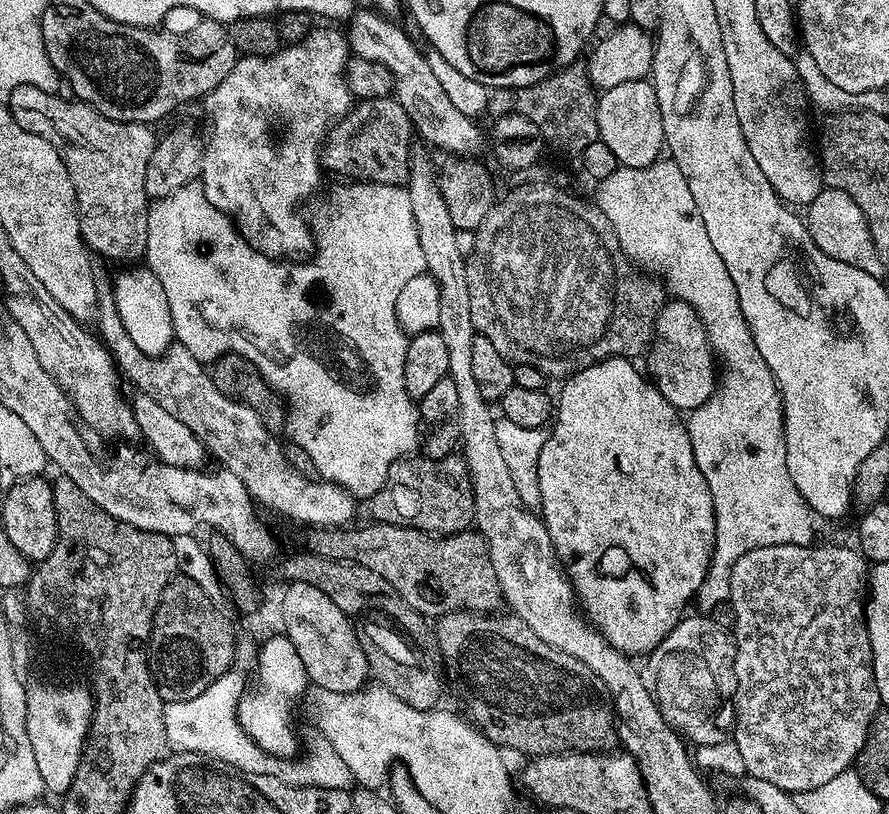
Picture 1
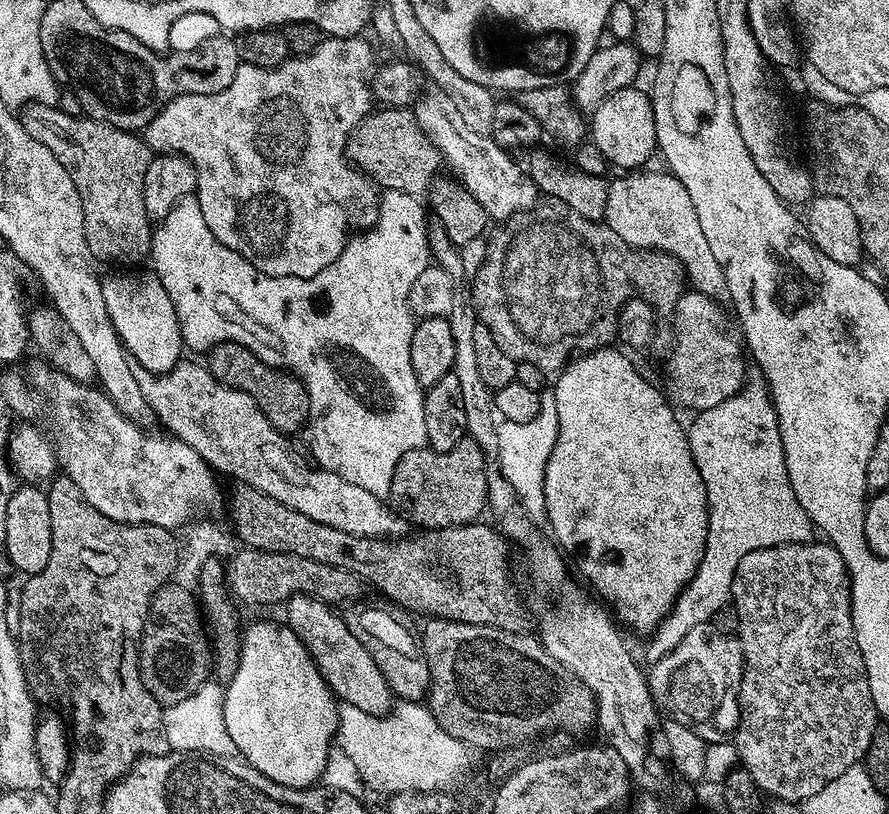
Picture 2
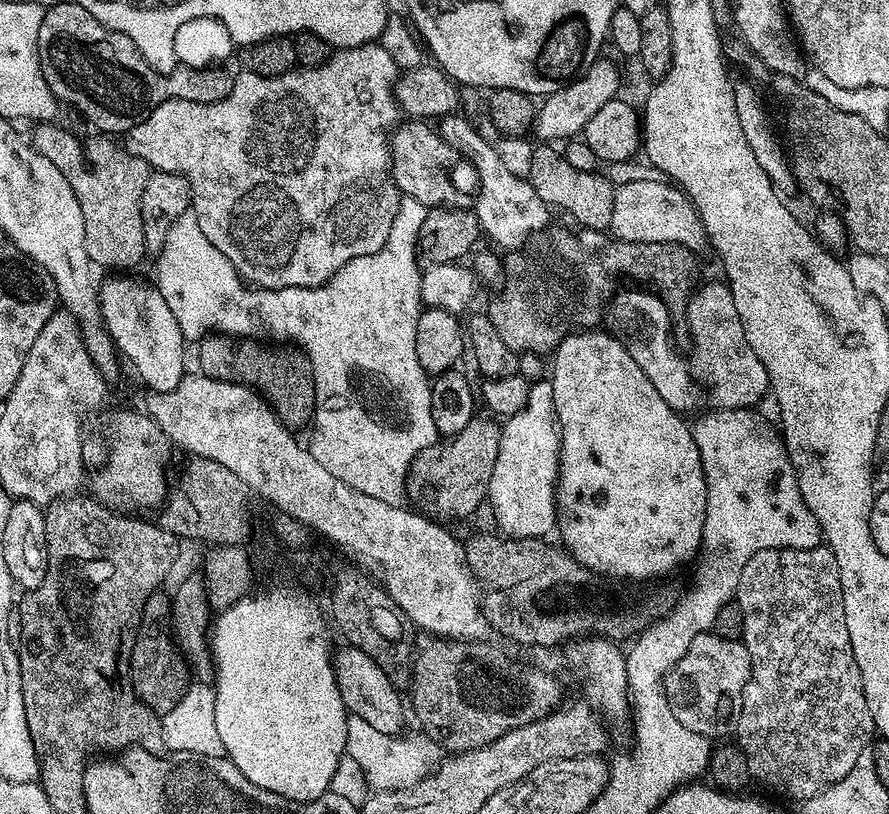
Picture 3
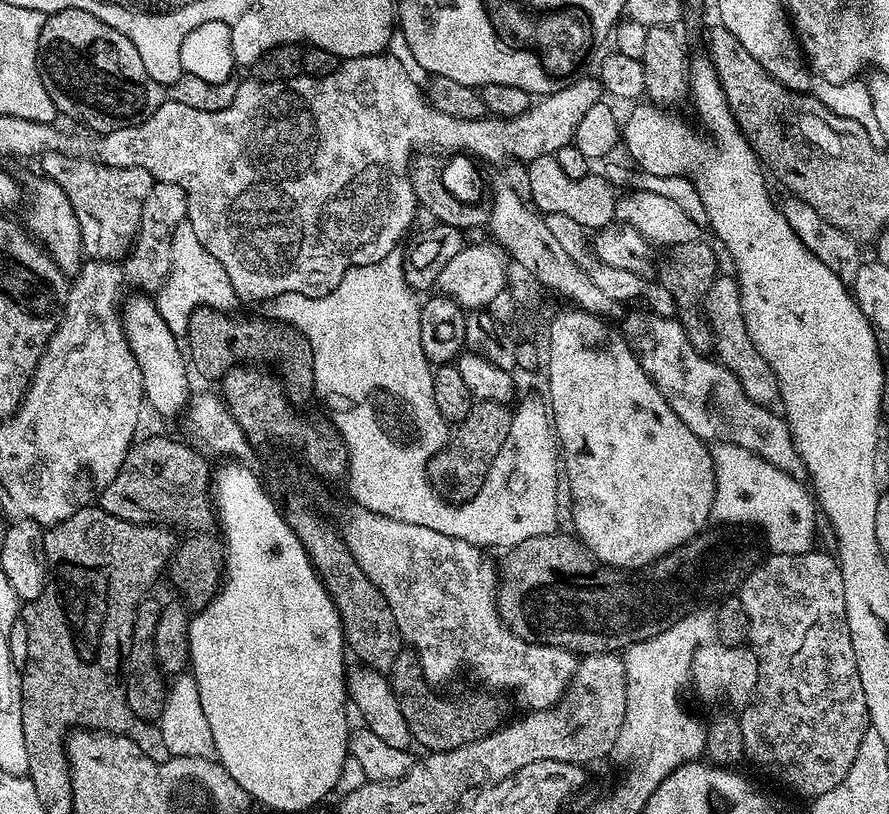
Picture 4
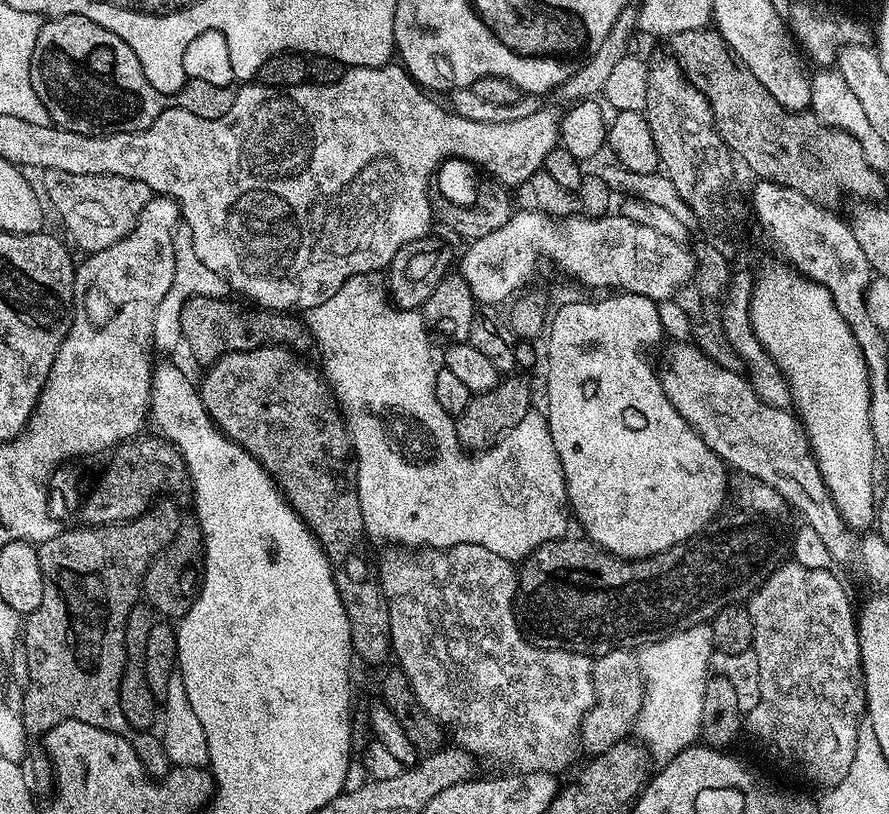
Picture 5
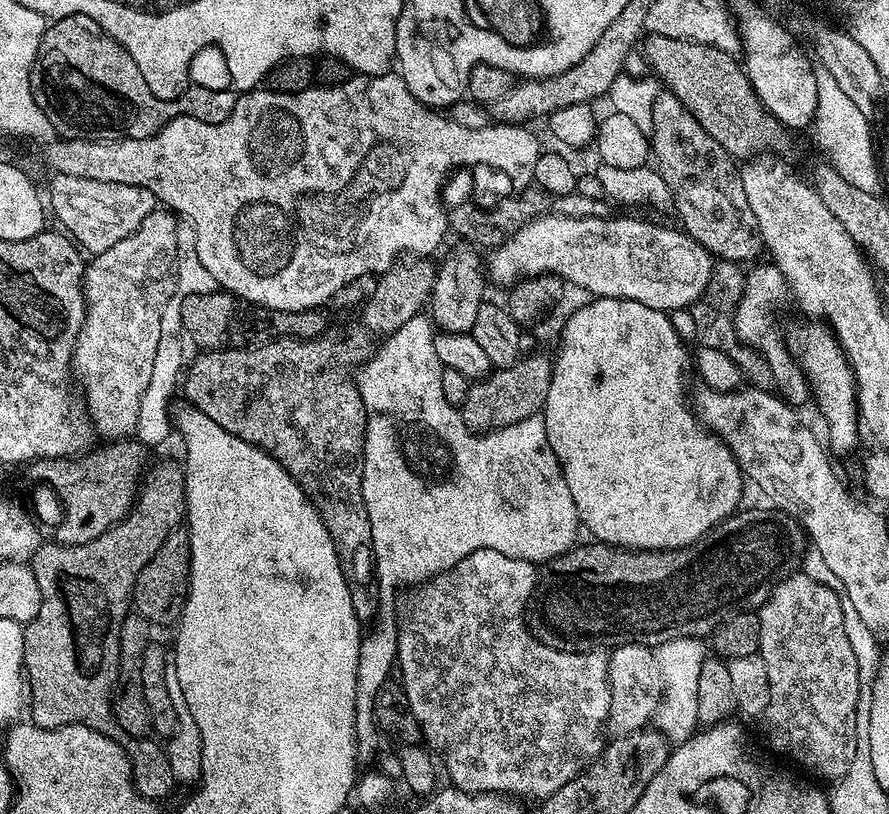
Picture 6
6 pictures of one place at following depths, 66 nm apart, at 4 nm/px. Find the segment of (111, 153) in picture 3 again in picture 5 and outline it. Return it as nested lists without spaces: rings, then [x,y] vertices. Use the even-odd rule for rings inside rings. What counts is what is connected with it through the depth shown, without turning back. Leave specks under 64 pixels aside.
[[[49,171],[48,176],[44,180],[44,188],[48,191],[47,203],[50,205],[52,203],[52,208],[54,211],[60,215],[60,220],[62,223],[68,227],[68,232],[72,235],[71,243],[77,244],[80,248],[85,248],[83,251],[85,253],[91,254],[97,252],[98,250],[106,250],[106,246],[114,246],[114,242],[118,242],[122,238],[126,238],[126,234],[130,234],[130,230],[138,222],[138,214],[142,214],[142,206],[146,206],[146,202],[150,202],[150,198],[153,196],[150,186],[146,186],[146,182],[138,182],[134,178],[118,178],[117,176],[79,176],[78,174],[66,174],[65,172],[53,172]]]

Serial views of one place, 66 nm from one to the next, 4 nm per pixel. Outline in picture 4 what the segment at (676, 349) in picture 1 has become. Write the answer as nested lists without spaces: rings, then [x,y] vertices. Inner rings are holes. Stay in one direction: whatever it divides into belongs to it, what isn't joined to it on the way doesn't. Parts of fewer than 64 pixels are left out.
[[[717,275],[710,286],[709,292],[704,296],[703,311],[708,312],[706,317],[714,337],[714,352],[724,367],[729,368],[740,380],[744,393],[756,404],[771,405],[780,395],[780,388],[776,385],[774,370],[754,350],[754,342],[750,342],[750,334],[746,334],[746,322],[742,318],[742,306],[740,305],[740,287],[736,284],[735,275]]]

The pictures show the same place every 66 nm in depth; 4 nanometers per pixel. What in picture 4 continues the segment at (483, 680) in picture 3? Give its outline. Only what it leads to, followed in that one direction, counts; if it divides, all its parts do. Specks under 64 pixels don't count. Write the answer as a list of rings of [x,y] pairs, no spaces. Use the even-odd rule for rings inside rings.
[[[406,648],[402,650],[395,655],[389,681],[416,744],[420,743],[428,752],[445,752],[478,740],[497,727],[494,713],[479,712],[472,704],[451,704],[428,692],[432,690],[421,675],[419,665],[412,664],[411,651]]]

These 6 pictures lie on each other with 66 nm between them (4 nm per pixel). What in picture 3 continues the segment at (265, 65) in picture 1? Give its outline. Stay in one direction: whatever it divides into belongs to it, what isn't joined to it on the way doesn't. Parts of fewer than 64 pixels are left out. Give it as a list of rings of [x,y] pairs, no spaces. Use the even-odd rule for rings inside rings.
[[[378,42],[341,48],[333,51],[329,59],[316,68],[300,66],[281,76],[259,76],[244,70],[237,75],[231,94],[218,102],[162,102],[162,106],[155,108],[142,122],[138,122],[138,126],[126,133],[122,144],[131,156],[145,160],[149,169],[173,172],[188,179],[188,183],[192,185],[190,208],[198,218],[198,226],[202,226],[202,234],[210,238],[210,246],[218,246],[218,250],[222,250],[222,254],[230,258],[234,270],[238,270],[240,277],[249,285],[258,288],[317,288],[334,274],[338,274],[338,270],[346,266],[346,262],[382,250],[386,238],[390,238],[390,226],[394,226],[394,218],[402,199],[392,177],[390,147],[390,133],[397,127],[401,119],[399,116],[402,116],[394,91],[397,79],[398,69],[394,59],[390,58],[389,52]]]

